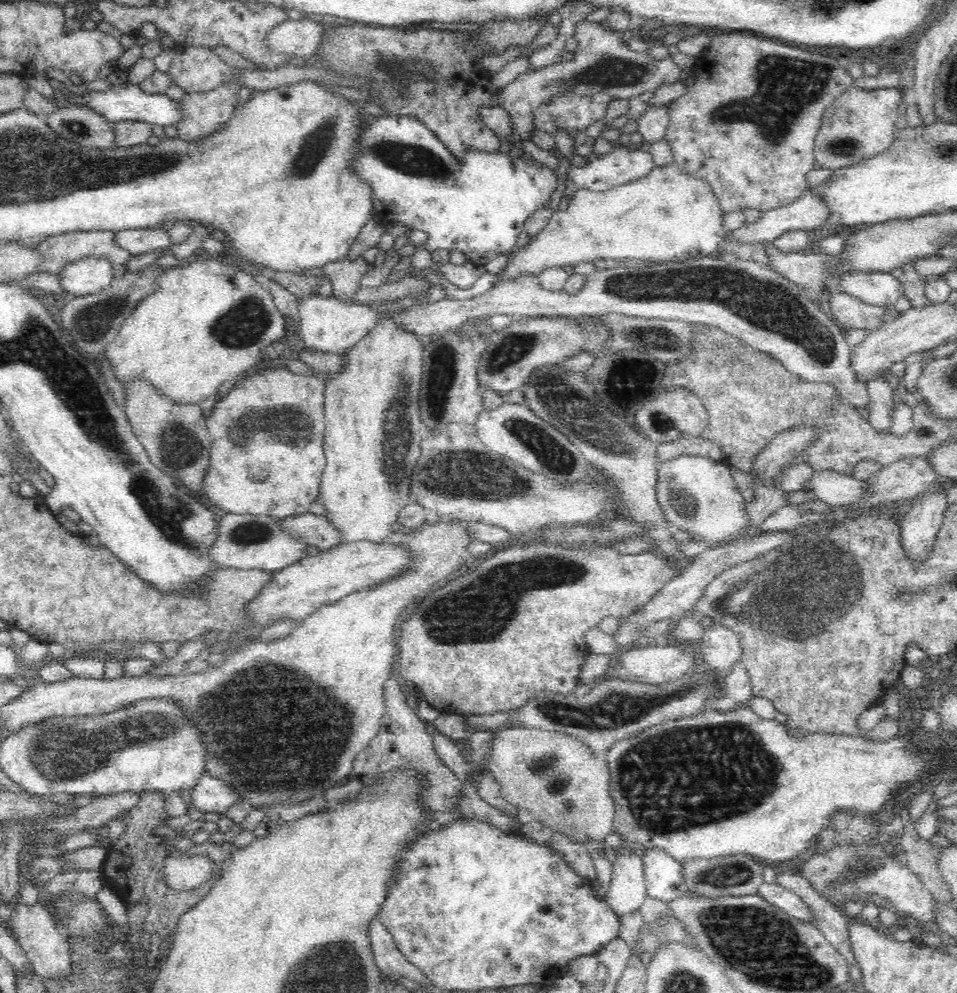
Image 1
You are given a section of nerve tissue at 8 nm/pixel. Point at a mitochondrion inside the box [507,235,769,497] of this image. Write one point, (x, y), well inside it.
(588, 429)

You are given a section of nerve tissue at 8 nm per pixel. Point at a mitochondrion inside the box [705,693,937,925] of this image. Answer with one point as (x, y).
(860, 866)

